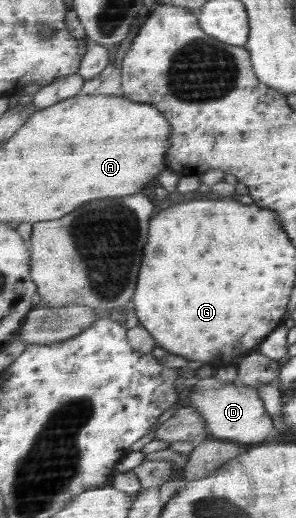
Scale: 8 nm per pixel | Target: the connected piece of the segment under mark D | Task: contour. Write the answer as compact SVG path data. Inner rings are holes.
M215 376L194 384L190 401L191 406L204 414L208 422L207 435L214 438L243 444L259 444L266 443L269 434L277 430L273 415L267 410L257 387L242 385L239 382L230 384Z

